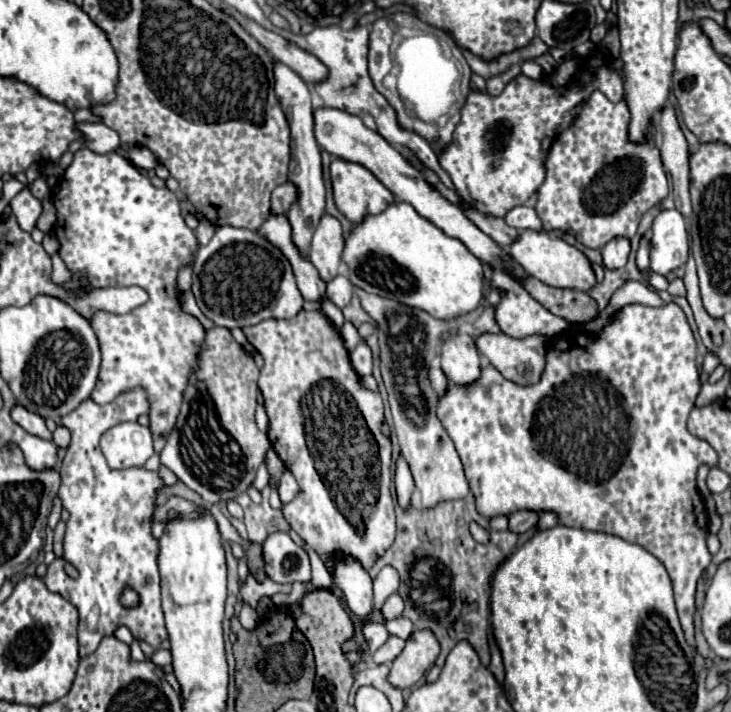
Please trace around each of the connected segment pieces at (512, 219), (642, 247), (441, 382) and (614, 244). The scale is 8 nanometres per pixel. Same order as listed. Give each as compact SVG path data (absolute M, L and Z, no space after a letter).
M518 205L518 207L512 207L512 209L506 213L504 221L506 221L510 227L518 229L518 231L524 231L524 229L542 231L540 217L536 215L534 207L530 207L530 205Z
M644 235L644 237L640 239L638 251L636 251L636 267L638 267L642 273L646 273L648 265L650 265L650 241L648 241L648 237Z
M430 369L430 383L432 383L432 387L436 389L436 393L438 393L440 397L444 397L444 393L446 393L446 389L448 389L448 379L446 379L446 375L442 373L442 369Z
M624 237L612 239L604 249L602 249L602 261L606 269L622 269L628 261L630 255L630 241Z

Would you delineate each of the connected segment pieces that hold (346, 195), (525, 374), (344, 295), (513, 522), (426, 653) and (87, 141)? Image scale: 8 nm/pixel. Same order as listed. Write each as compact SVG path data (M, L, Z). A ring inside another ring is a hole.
M334 159L330 175L334 181L336 207L352 223L360 223L364 217L384 211L394 201L392 193L362 165Z
M482 333L474 341L480 355L484 355L506 379L518 385L534 385L540 381L540 375L544 371L544 357L546 357L546 337L532 335L524 339L514 339L504 333Z
M338 275L338 277L334 277L334 279L326 285L326 295L328 295L328 299L334 301L338 307L344 307L344 305L352 299L354 287L352 287L352 283L350 283L346 277Z
M516 511L508 517L508 529L514 531L514 533L526 533L526 531L532 531L538 523L538 513L534 511Z
M428 629L414 631L406 639L406 647L402 649L402 653L392 661L390 683L398 689L416 685L424 677L428 667L434 665L438 653L440 643L434 633L428 633Z
M84 121L84 123L76 123L76 129L80 129L80 133L82 133L84 145L88 149L92 149L94 153L110 153L120 147L118 133L110 127L106 127L104 123Z

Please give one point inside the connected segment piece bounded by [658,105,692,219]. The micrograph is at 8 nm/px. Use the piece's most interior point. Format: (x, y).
(673, 148)

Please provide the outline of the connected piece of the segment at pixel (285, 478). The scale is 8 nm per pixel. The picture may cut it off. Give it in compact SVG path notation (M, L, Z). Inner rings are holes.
M284 471L284 475L282 475L282 479L280 479L280 499L282 499L282 503L290 503L294 497L296 497L296 493L298 493L298 483L296 483L296 479L292 477L292 473L290 471Z

